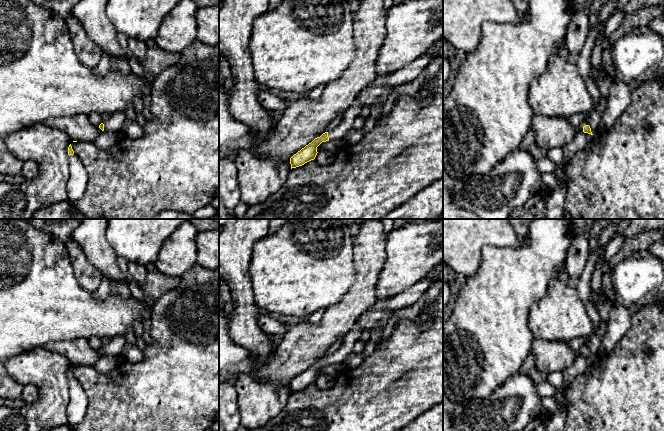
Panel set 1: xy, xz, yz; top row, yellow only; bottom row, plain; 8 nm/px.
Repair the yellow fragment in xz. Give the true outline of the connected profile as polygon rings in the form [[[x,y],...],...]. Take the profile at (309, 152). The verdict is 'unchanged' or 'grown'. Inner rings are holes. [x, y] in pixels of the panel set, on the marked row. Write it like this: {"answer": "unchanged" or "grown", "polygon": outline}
{"answer": "grown", "polygon": [[[357,99],[343,113],[343,120],[340,124],[329,132],[323,133],[320,137],[315,138],[311,143],[306,145],[290,158],[291,169],[304,165],[314,160],[317,155],[317,147],[329,140],[340,139],[344,141],[346,134],[352,129],[355,119],[361,114],[361,104]]]}

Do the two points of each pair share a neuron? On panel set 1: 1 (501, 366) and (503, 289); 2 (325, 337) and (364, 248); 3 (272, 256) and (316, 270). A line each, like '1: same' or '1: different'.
1: same
2: same
3: same

